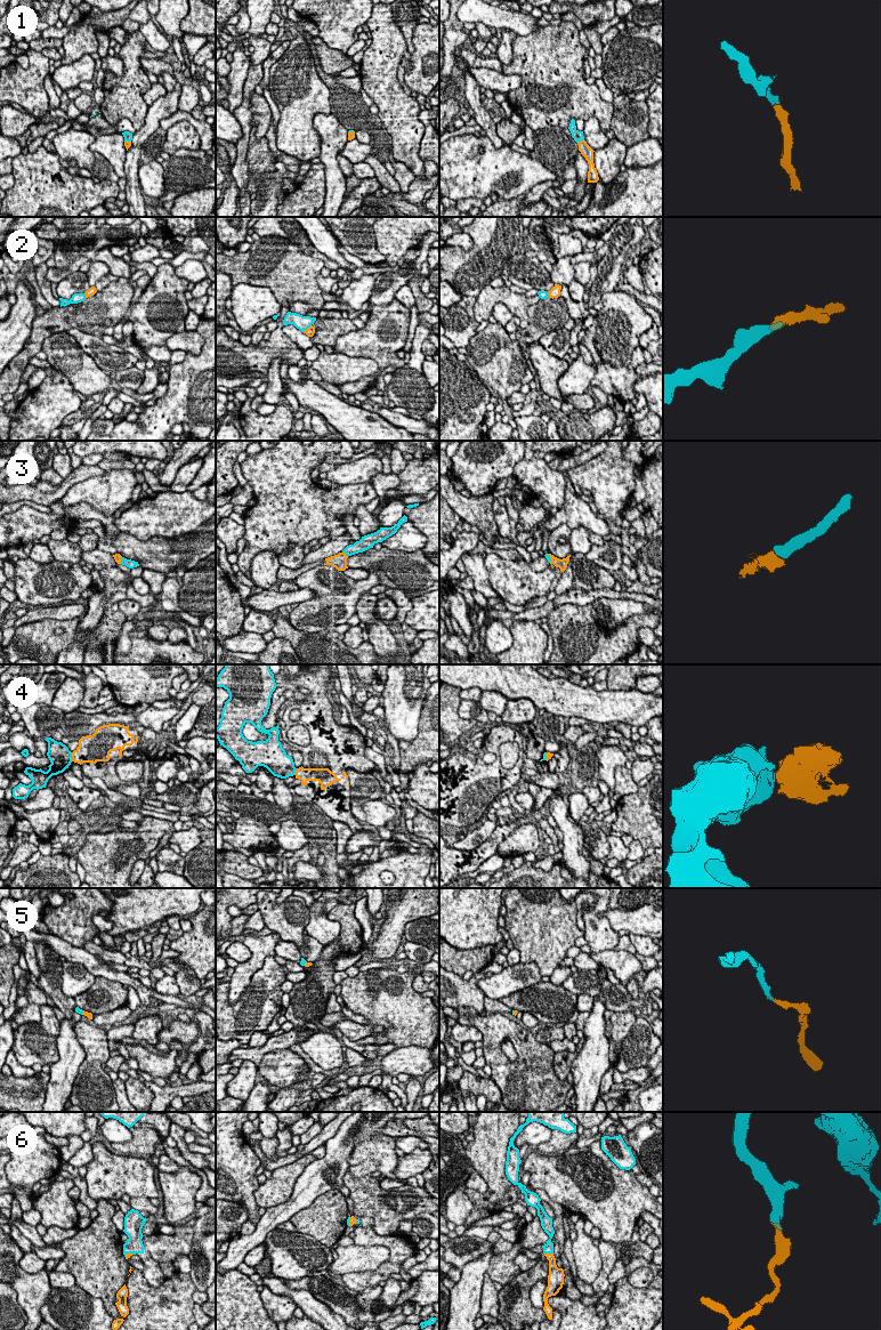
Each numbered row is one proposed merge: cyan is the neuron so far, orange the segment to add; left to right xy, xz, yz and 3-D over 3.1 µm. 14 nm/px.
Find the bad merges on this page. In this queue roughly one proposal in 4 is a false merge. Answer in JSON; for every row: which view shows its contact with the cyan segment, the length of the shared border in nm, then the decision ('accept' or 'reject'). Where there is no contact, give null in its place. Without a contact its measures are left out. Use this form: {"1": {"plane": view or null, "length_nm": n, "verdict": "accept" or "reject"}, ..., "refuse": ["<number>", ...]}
{"1": {"plane": "yz", "length_nm": 110, "verdict": "accept"}, "2": {"plane": "xz", "length_nm": 150, "verdict": "accept"}, "3": {"plane": "xz", "length_nm": 110, "verdict": "accept"}, "4": {"plane": "xy", "length_nm": 130, "verdict": "reject"}, "5": {"plane": "xy", "length_nm": 70, "verdict": "accept"}, "6": {"plane": "yz", "length_nm": 130, "verdict": "accept"}, "refuse": ["4"]}

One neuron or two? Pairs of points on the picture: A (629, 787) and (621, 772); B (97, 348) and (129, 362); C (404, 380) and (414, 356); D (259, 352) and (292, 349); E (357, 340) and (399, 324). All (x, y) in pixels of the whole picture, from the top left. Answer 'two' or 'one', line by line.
A: one
B: one
C: one
D: one
E: one

